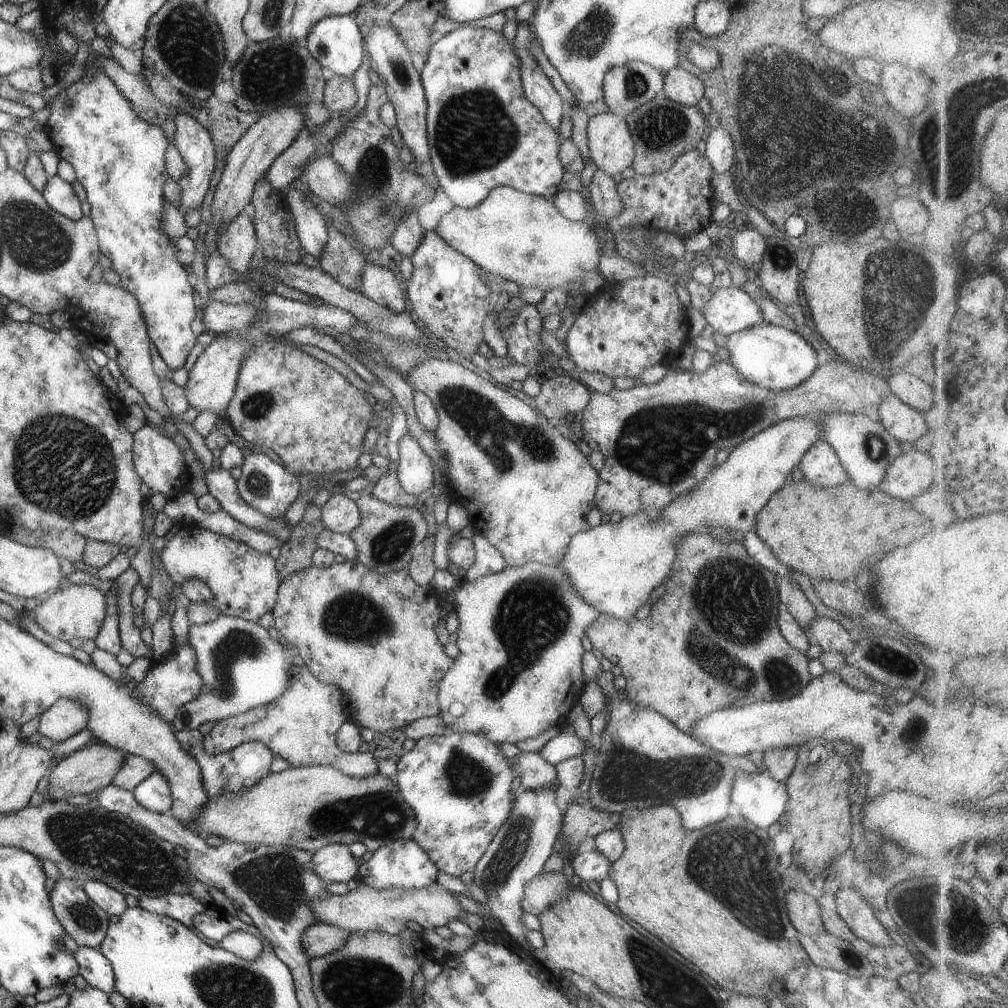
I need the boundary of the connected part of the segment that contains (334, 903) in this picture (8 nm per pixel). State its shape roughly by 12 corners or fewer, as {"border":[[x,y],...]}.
{"border":[[438,883],[361,884],[313,903],[316,923],[391,935],[434,930],[466,911]]}

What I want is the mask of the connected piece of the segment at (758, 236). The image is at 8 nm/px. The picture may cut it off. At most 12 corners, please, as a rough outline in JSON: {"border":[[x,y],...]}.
{"border":[[756,229],[734,231],[727,241],[737,262],[761,262],[766,237]]}

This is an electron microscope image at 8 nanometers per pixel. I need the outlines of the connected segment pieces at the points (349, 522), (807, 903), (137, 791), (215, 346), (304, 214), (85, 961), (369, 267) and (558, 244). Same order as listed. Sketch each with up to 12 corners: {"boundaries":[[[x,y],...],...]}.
{"boundaries":[[[335,494],[324,504],[323,525],[349,535],[361,525],[357,502]],[[788,890],[786,908],[801,935],[819,935],[825,924],[816,898]],[[156,768],[133,790],[148,810],[166,815],[170,783]],[[255,342],[206,346],[184,386],[189,406],[220,416]],[[287,190],[286,201],[305,252],[320,258],[326,222],[306,195]],[[94,947],[73,954],[88,985],[115,991],[110,960]],[[367,261],[359,292],[381,307],[406,310],[388,267]],[[499,186],[434,230],[496,278],[545,291],[607,282],[602,237]]]}

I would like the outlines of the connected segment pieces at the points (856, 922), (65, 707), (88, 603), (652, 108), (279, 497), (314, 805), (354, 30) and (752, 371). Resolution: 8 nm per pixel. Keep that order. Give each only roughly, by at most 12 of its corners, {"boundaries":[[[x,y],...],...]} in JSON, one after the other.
{"boundaries":[[[853,887],[835,894],[837,913],[871,945],[894,944]],[[58,699],[38,731],[58,743],[87,728],[89,710]],[[94,585],[58,589],[34,620],[61,641],[94,640],[107,598]],[[663,94],[625,119],[642,176],[668,170],[709,131],[698,105]],[[268,455],[237,470],[240,496],[266,517],[284,517],[300,479]],[[270,772],[209,798],[204,838],[314,853],[413,840],[393,779]],[[350,14],[325,16],[305,38],[323,67],[352,77],[364,34]],[[772,323],[731,334],[730,363],[771,391],[818,368],[802,335]]]}

